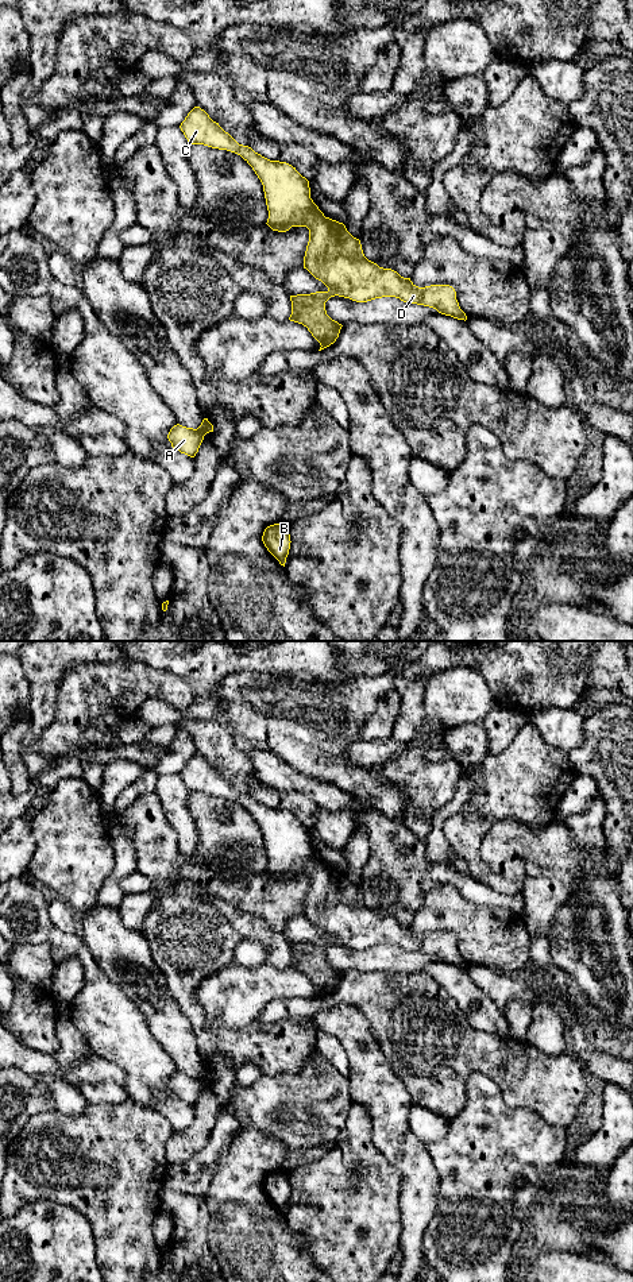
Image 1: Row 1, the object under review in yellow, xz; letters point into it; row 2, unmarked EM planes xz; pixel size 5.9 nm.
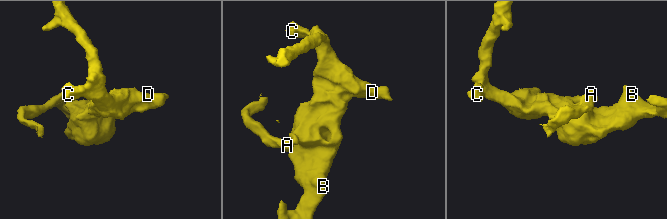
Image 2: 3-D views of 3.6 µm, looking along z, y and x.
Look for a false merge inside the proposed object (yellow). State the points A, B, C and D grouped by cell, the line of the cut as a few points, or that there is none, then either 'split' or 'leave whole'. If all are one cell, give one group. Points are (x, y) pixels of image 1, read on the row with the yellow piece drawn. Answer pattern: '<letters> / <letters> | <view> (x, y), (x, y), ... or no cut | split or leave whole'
A / B C D | xz (196, 429), (203, 437) | split

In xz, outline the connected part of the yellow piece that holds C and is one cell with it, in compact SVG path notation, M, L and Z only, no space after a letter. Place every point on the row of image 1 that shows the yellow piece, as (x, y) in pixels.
M194 107L180 126L190 144L204 144L240 155L263 185L269 211L267 225L286 232L292 227L306 227L309 242L304 269L321 281L328 290L290 296L290 321L302 324L320 343L320 350L333 344L341 324L332 320L325 302L335 296L356 302L395 297L406 304L436 309L458 320L467 320L449 285L416 286L410 278L368 260L360 240L343 223L325 217L310 198L309 181L286 162L270 161L251 147L239 144L219 123L200 107Z

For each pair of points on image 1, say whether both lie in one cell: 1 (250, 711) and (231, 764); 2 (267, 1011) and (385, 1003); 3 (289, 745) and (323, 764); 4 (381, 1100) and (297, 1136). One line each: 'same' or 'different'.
1: different
2: same
3: same
4: different

